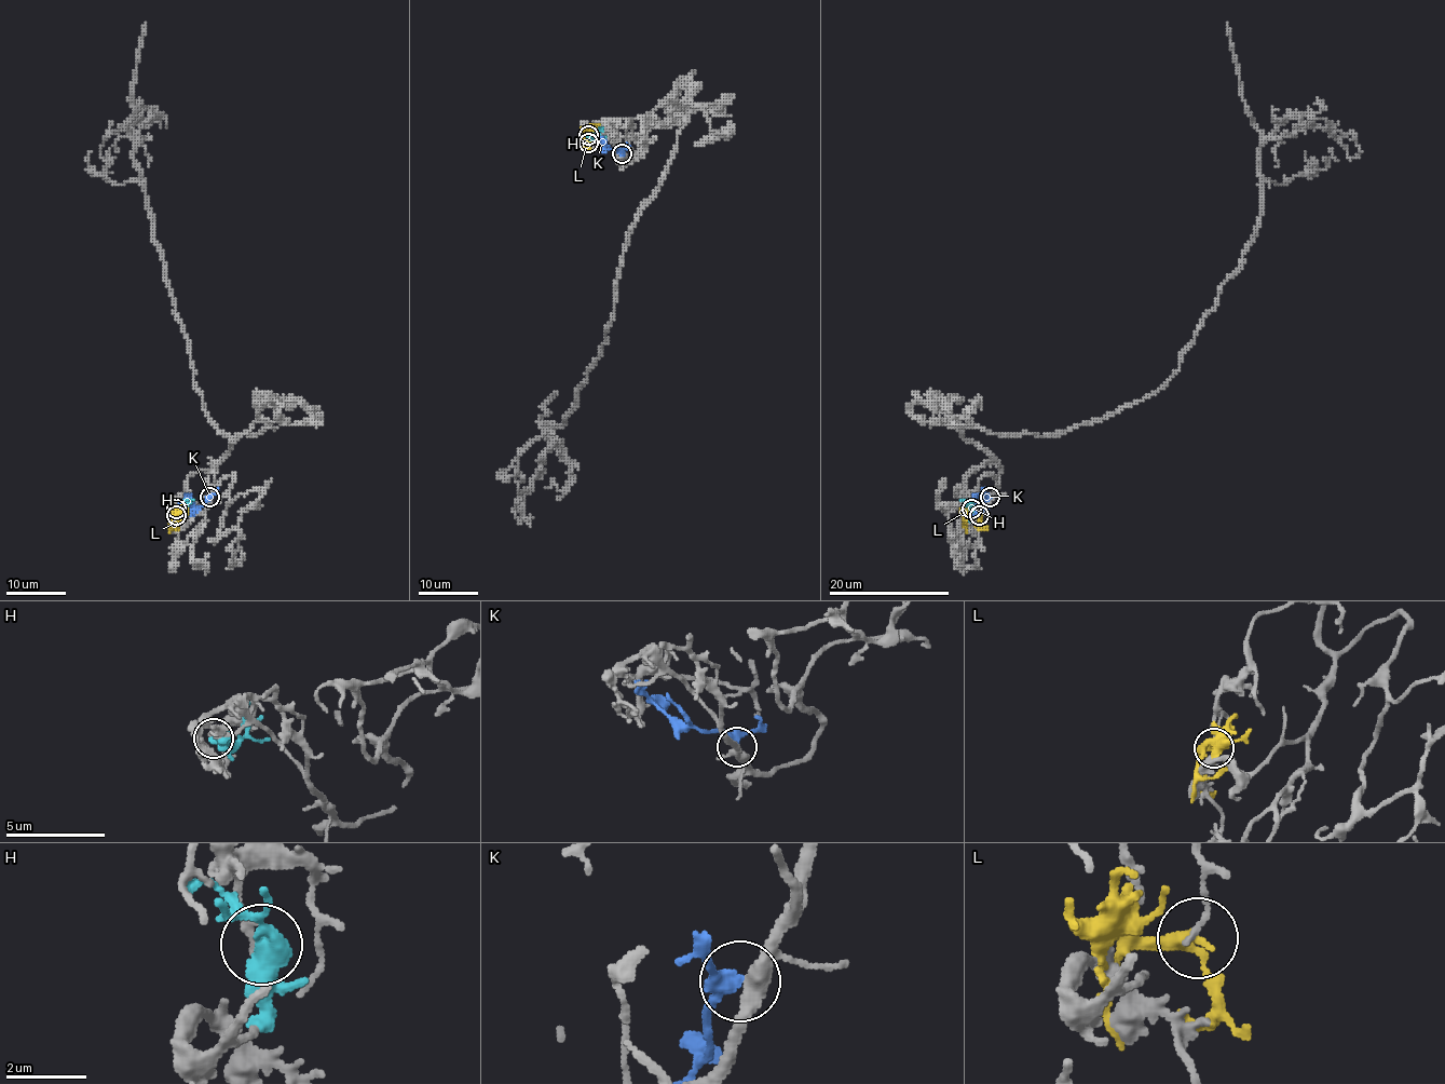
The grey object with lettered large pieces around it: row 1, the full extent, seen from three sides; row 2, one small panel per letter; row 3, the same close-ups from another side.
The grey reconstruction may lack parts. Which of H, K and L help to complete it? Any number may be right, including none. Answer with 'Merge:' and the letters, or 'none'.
Merge: none

